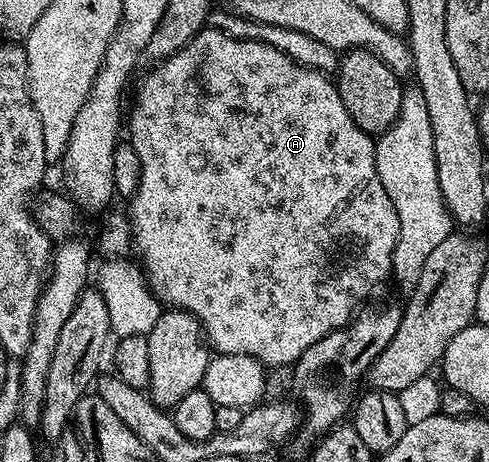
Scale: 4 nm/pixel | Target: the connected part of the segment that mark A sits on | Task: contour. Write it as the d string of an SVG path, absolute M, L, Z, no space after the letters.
M206 27L197 33L191 39L191 43L187 43L179 51L175 51L175 55L171 55L166 61L158 61L152 66L153 69L141 81L141 86L137 89L137 102L133 105L133 114L127 117L127 141L133 146L135 155L139 155L139 163L141 164L141 174L139 175L139 187L135 191L133 197L128 198L127 218L129 226L132 229L132 252L137 252L140 268L143 270L144 278L148 282L150 291L158 298L162 306L172 307L174 309L183 309L191 314L201 325L202 334L210 346L217 353L230 353L231 355L247 355L253 357L256 361L260 361L266 367L272 365L292 366L303 355L303 351L307 351L307 347L311 347L311 343L315 343L319 339L323 339L331 331L342 329L343 326L349 324L358 312L359 306L357 301L361 301L376 285L381 285L386 280L390 280L393 271L393 252L395 251L395 243L399 239L399 215L395 215L395 207L391 203L391 199L387 199L387 191L383 191L383 183L379 183L379 175L375 167L375 151L377 146L374 138L370 134L364 133L355 123L355 119L351 119L351 115L347 115L347 107L343 107L343 99L339 99L339 91L336 84L332 80L329 81L324 72L320 69L309 69L306 65L301 65L298 61L293 61L283 51L279 51L275 47L271 47L262 41L249 41L244 35L240 37L232 37L227 35L224 28Z

